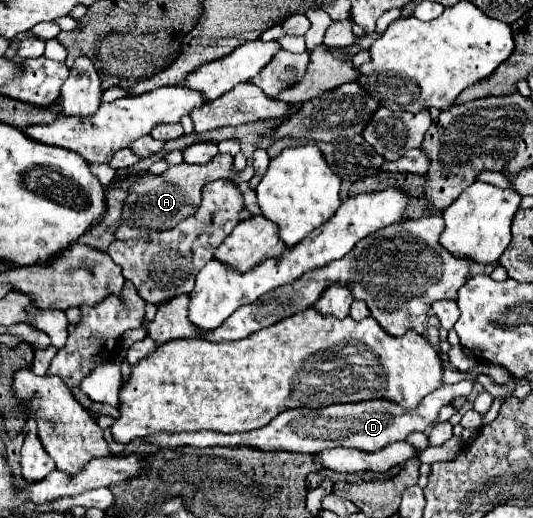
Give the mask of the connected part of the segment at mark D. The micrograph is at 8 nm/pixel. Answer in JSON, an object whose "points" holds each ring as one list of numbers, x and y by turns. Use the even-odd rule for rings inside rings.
{"points":[[461,380,457,384,445,384,443,388,431,392,423,404,417,410,405,410,397,404,391,404,389,400,367,400,367,402,355,402,355,404,335,404,327,408,293,408,281,412,277,418,273,418,267,426,243,434,219,434,219,432,183,432,177,436,155,436,155,440,135,440,135,444,129,444,129,450,141,446,141,444,157,444,161,448,177,448,177,446,253,446,253,448,283,448,287,452,301,452,301,454,317,454,327,448,355,448,361,452,377,452,379,448,385,448,387,444,405,440,407,434,419,430,425,432,431,424,435,424,435,418,439,410,449,404,455,396,469,396,473,390,475,380]]}

